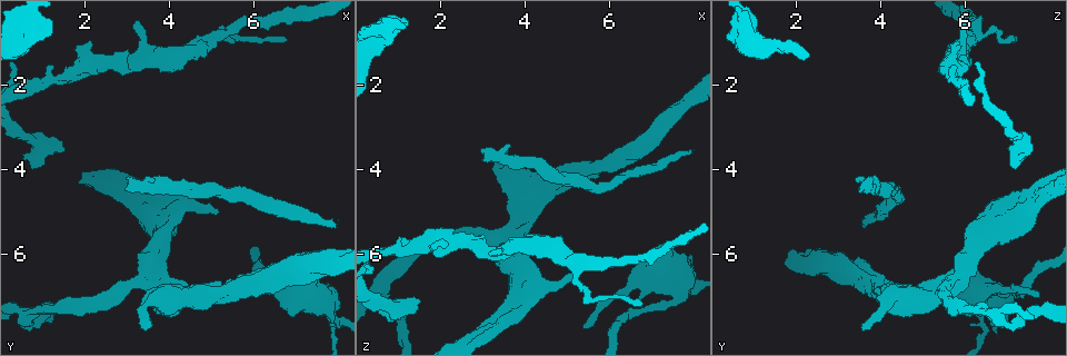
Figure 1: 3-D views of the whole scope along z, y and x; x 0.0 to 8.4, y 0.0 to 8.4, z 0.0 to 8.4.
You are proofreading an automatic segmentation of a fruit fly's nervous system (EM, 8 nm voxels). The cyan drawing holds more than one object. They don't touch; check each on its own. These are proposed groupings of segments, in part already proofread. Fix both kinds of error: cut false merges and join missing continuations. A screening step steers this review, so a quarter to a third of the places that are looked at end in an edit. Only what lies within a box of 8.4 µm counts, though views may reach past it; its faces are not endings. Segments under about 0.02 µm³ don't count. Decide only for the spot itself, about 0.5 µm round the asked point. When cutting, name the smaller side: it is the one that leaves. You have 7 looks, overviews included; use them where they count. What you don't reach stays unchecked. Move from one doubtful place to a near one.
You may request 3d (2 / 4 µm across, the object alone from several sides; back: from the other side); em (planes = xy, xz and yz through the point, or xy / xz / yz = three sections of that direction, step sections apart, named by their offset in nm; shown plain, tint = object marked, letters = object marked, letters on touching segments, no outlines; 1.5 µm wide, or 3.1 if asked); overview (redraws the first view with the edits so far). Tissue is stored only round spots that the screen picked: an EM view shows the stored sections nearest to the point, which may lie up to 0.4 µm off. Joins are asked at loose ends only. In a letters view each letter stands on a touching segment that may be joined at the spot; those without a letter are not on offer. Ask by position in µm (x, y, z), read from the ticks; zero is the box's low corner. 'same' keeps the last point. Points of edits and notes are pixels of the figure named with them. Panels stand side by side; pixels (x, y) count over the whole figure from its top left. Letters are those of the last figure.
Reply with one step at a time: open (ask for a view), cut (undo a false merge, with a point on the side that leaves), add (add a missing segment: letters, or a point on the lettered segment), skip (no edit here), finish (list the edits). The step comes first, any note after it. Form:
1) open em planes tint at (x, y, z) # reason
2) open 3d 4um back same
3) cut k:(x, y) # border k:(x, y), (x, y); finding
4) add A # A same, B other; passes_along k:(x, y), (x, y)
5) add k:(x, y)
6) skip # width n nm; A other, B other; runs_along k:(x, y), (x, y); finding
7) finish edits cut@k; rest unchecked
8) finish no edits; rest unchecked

open em planes tint at (3.45, 7.85, 3.65) # free end

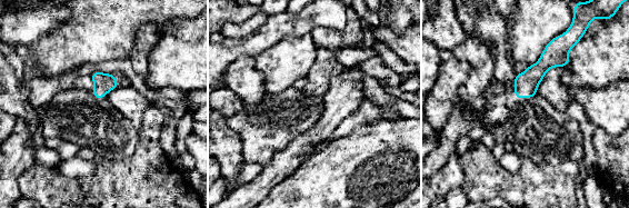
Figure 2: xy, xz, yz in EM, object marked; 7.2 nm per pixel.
open em planes letters same

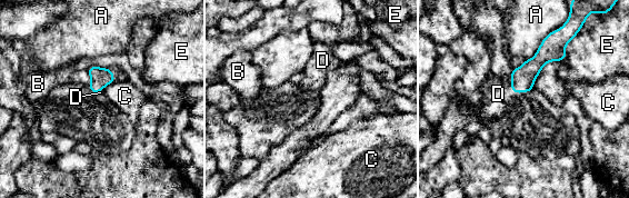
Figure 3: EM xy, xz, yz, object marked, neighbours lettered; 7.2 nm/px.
add D # A other, B other, C other, D same, E other; it goes on there

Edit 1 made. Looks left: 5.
open overview # redraw

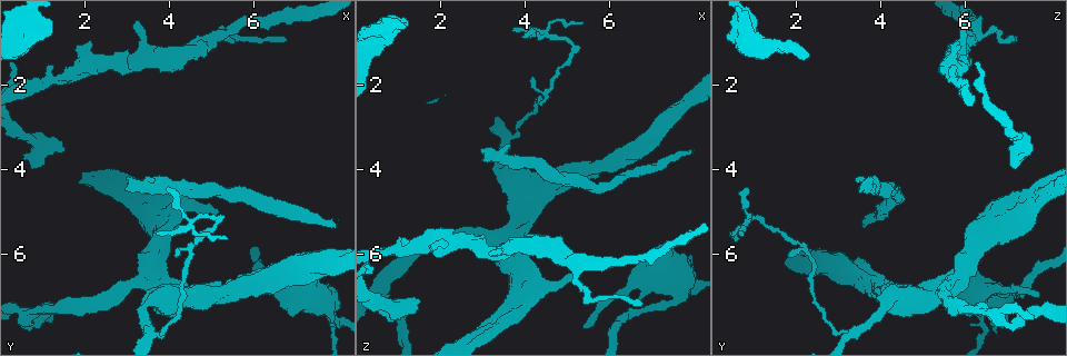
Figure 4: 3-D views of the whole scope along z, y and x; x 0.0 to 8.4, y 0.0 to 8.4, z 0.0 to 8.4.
open em xz step 4 letters at (7.90, 5.40, 3.60) # end of a long branch

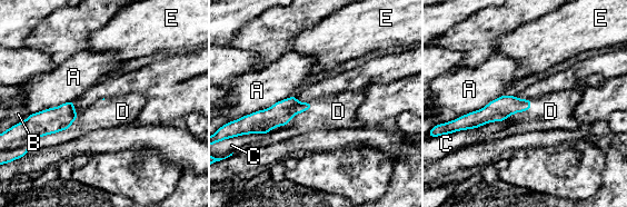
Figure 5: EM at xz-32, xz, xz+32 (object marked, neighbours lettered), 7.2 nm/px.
open em planes letters same

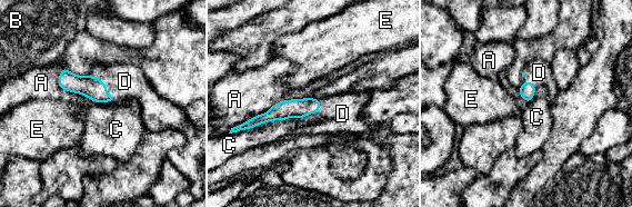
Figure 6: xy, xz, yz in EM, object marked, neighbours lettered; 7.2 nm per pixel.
add D # width 110 nm; A other, B other, C other, D same, E other; passes_along 6:(93, 88), (106, 87), (124, 81); it goes on there

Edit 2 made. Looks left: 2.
finish edits add@3, add@6; rest unchecked

